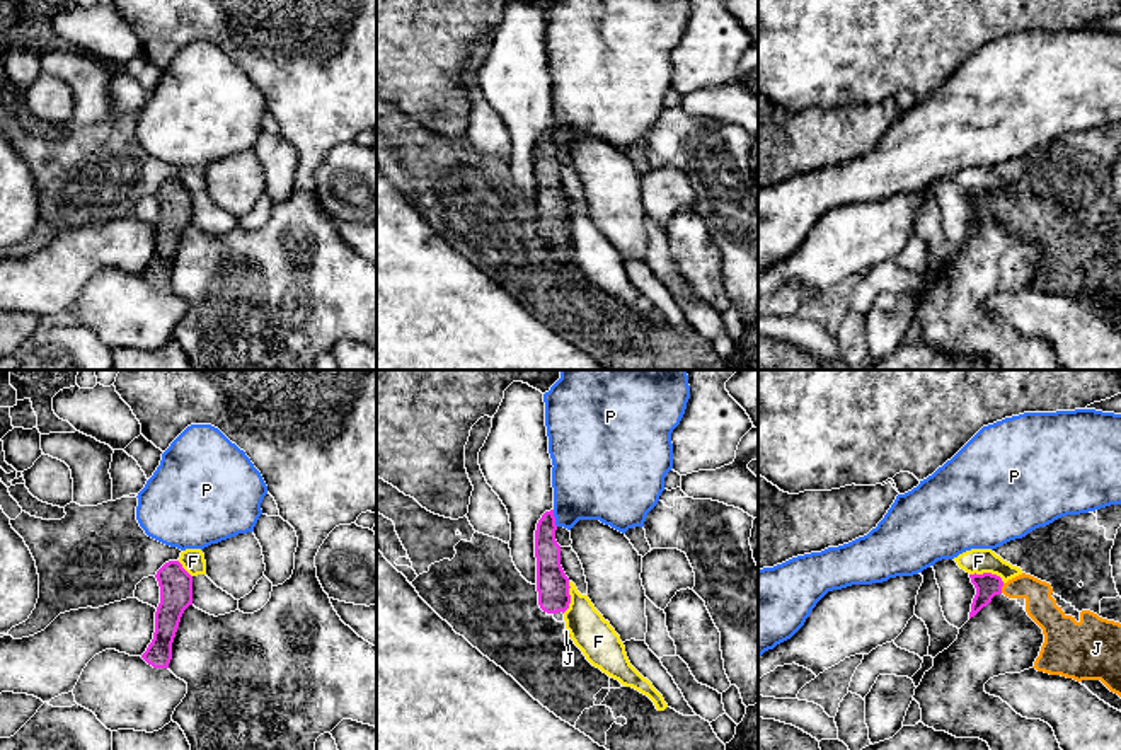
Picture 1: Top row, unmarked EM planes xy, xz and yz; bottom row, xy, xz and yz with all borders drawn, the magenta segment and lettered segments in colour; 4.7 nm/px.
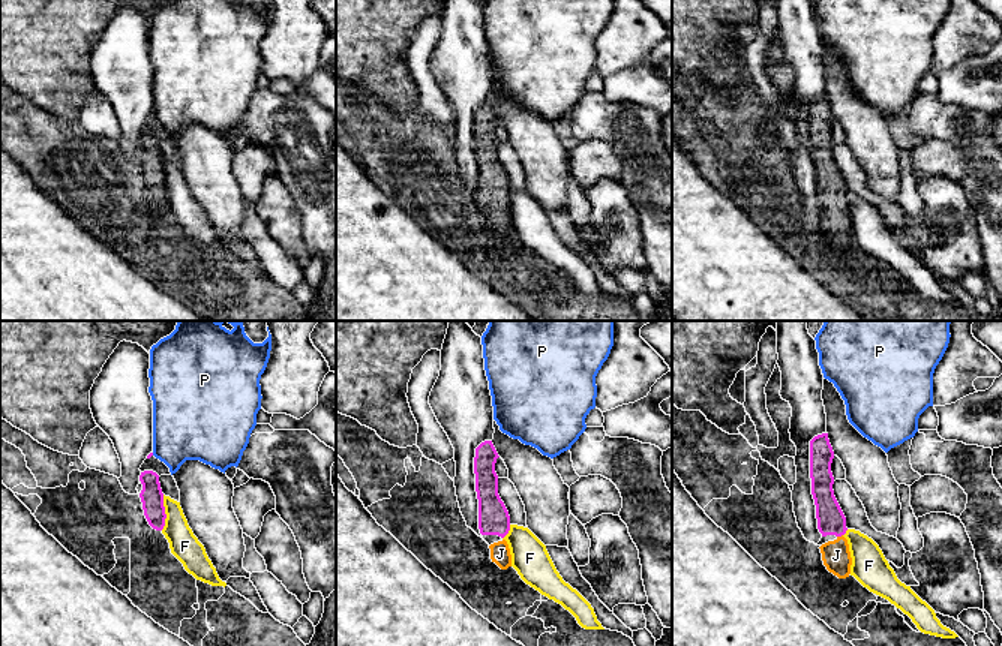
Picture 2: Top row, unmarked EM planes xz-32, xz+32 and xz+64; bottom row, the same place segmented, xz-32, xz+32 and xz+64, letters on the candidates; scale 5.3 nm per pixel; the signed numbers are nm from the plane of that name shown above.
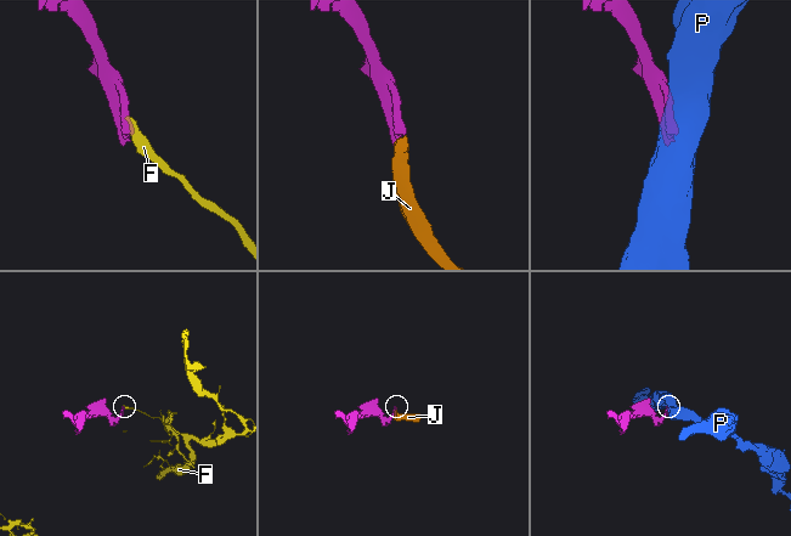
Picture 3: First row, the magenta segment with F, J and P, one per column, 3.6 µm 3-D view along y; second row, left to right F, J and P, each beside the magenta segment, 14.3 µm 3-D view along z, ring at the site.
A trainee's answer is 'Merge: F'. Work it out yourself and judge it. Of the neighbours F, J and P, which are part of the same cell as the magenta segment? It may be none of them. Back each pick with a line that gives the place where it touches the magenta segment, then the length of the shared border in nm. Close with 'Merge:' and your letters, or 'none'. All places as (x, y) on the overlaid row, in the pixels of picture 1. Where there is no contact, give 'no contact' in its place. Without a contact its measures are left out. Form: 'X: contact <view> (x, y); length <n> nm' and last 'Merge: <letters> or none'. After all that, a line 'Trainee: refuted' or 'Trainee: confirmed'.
J: contact yz (1000, 588); length 50 nm
Merge: J
Trainee: refuted

